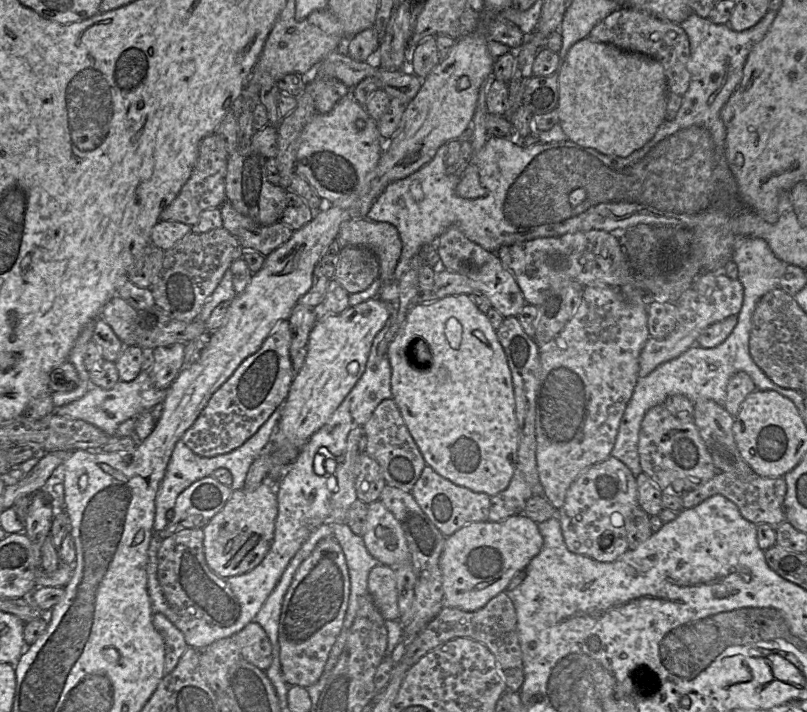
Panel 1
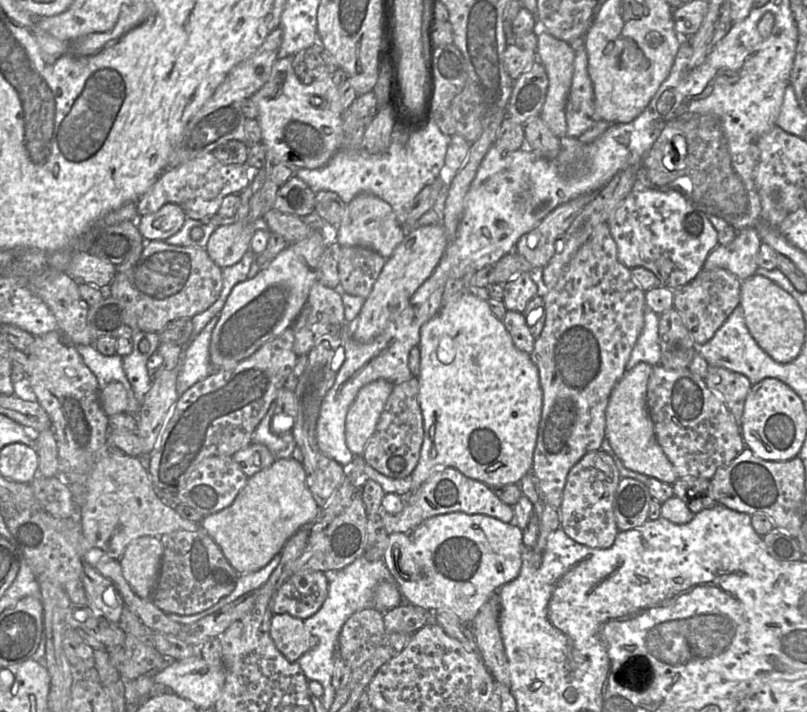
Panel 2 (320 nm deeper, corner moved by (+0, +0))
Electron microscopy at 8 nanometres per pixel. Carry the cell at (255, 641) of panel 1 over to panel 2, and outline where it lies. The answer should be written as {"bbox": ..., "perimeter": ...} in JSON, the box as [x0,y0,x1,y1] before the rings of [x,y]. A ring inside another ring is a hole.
{"bbox":[270,613,312,662],"perimeter":[[[287,613],[273,615],[270,635],[276,648],[289,662],[297,662],[311,649],[312,635],[306,629],[304,620]]]}

